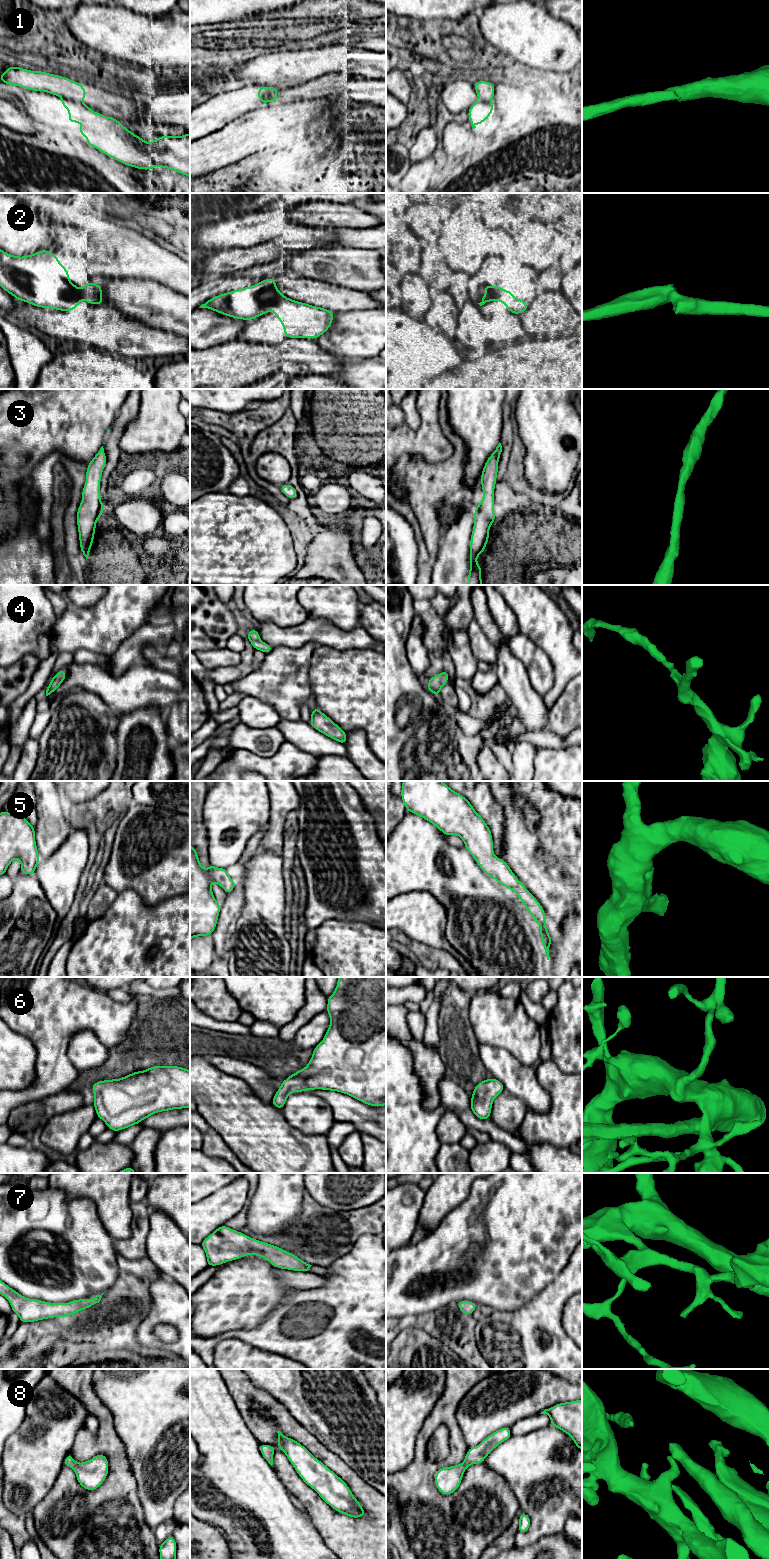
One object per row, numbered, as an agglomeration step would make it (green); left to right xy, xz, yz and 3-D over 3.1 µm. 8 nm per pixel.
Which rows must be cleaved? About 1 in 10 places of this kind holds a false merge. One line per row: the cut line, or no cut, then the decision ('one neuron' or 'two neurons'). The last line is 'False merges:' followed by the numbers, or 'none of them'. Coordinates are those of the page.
1: xy (63, 97), (81, 102) | two neurons
2: no cut | one neuron
3: no cut | one neuron
4: no cut | one neuron
5: no cut | one neuron
6: no cut | one neuron
7: no cut | one neuron
8: no cut | one neuron
False merges: 1

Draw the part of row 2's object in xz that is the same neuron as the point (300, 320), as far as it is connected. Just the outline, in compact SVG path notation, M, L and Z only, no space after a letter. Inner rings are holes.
M275 278L219 294L199 308L211 309L225 316L246 321L267 314L273 309L273 313L283 325L285 338L313 340L331 327L335 313L286 297L278 290Z

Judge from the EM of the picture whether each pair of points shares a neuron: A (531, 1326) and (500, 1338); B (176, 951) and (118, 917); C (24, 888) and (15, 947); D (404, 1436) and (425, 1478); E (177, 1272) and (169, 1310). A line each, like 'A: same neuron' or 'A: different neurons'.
A: same neuron
B: same neuron
C: same neuron
D: different neurons
E: different neurons

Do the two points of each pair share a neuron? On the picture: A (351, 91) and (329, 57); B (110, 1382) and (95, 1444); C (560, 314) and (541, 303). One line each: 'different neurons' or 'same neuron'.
A: different neurons
B: different neurons
C: different neurons

